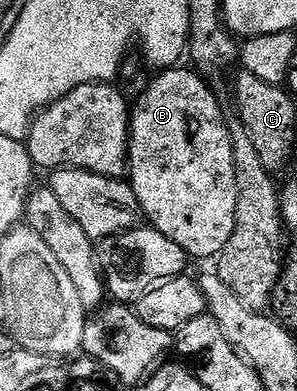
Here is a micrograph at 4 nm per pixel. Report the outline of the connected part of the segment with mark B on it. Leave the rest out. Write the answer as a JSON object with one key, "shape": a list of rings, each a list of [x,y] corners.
{"shape":[[[174,66],[156,73],[145,93],[131,108],[129,117],[129,148],[127,182],[139,198],[144,219],[159,234],[167,234],[171,242],[183,246],[186,257],[198,256],[212,261],[227,246],[231,230],[235,230],[235,158],[229,137],[227,116],[221,113],[217,96],[196,76],[182,66]]]}

